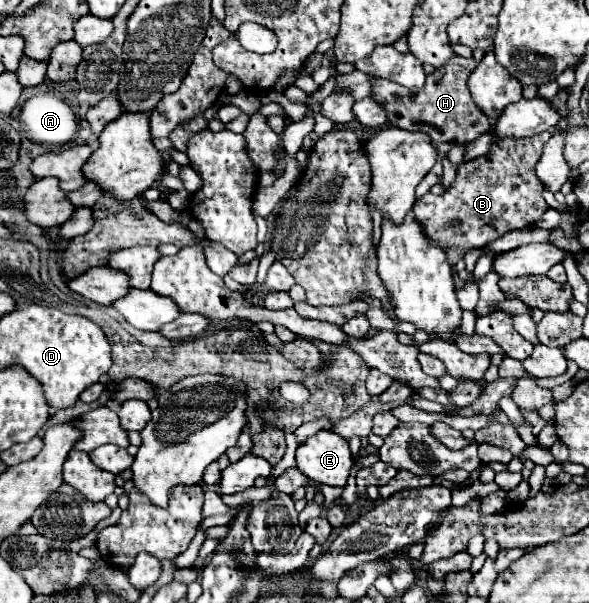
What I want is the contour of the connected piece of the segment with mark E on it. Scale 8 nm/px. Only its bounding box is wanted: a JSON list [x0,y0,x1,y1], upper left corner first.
[296,430,354,486]

